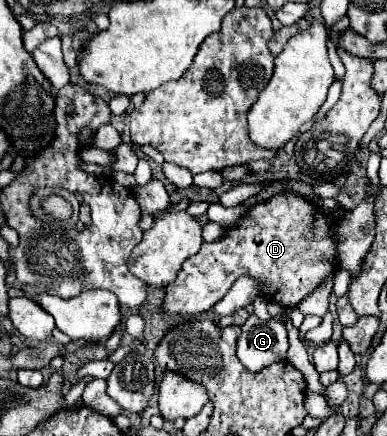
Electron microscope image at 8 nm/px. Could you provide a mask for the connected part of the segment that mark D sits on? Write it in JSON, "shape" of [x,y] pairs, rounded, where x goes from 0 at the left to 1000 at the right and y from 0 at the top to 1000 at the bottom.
{"shape":[[[724,443],[641,479],[615,516],[553,557],[522,557],[517,576],[481,594],[455,640],[429,658],[424,713],[434,722],[512,722],[543,713],[620,631],[677,644],[698,690],[765,704],[842,635],[868,626],[868,553],[858,502],[765,443]]]}

